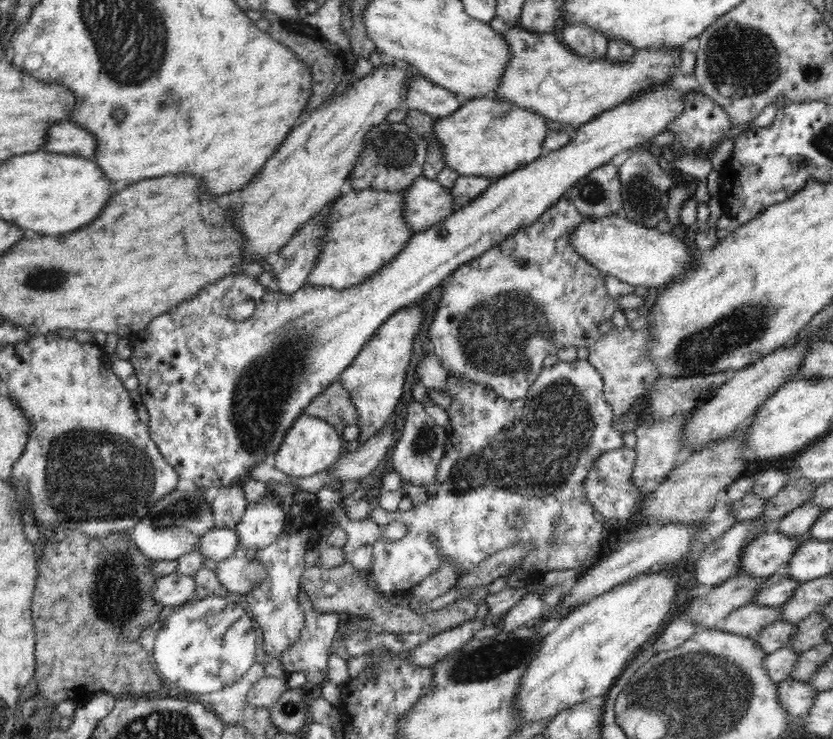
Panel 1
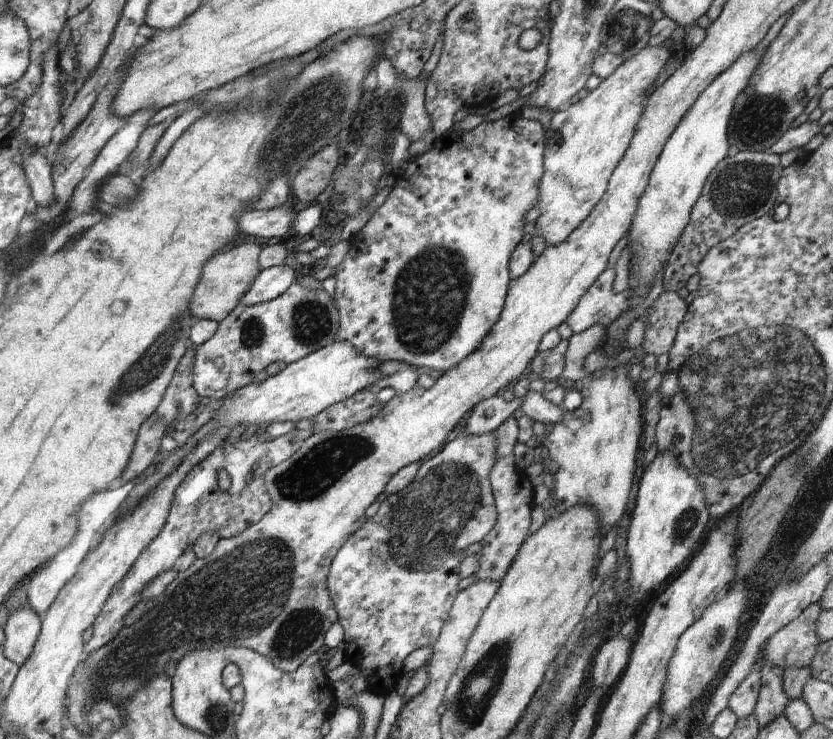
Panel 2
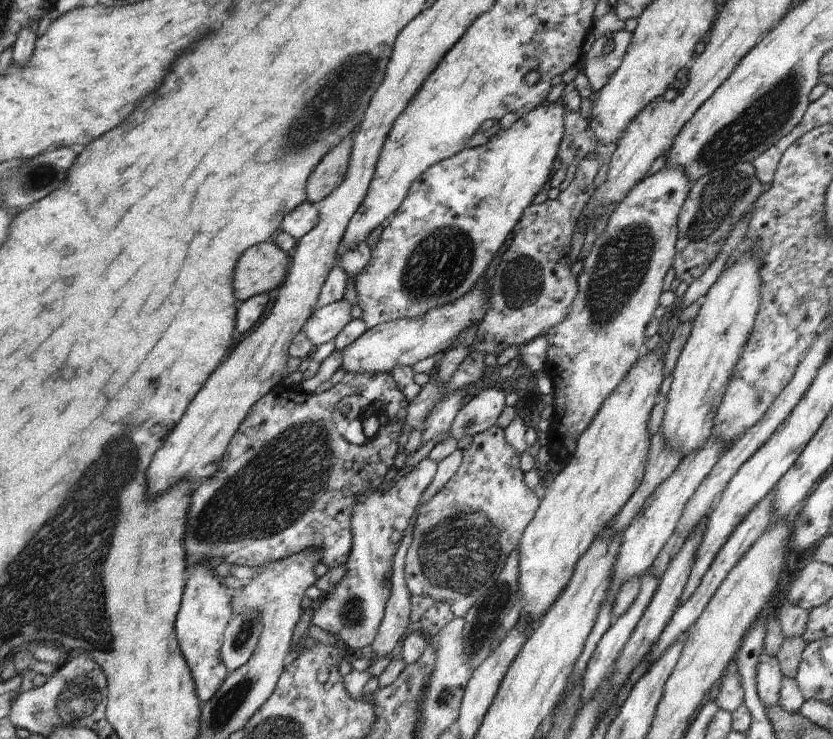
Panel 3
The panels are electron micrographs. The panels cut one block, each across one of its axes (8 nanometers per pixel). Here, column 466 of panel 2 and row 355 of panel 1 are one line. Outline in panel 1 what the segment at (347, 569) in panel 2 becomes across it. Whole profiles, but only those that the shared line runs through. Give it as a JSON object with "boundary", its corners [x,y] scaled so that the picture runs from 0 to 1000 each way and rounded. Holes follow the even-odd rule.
{"boundary":[[[682,263],[675,265],[667,276],[659,284],[655,284],[651,294],[637,303],[622,311],[617,319],[611,319],[607,325],[603,325],[600,330],[593,332],[576,346],[569,349],[559,357],[550,361],[540,373],[537,373],[531,380],[531,398],[522,411],[521,432],[514,444],[515,457],[521,468],[521,480],[531,491],[535,503],[546,506],[557,513],[574,517],[576,520],[588,524],[598,537],[603,537],[607,543],[616,543],[628,540],[635,529],[636,521],[641,520],[643,510],[653,498],[653,484],[658,480],[667,480],[673,471],[690,470],[694,471],[711,471],[714,460],[725,456],[718,451],[718,438],[720,436],[735,430],[737,421],[742,418],[738,405],[727,394],[725,387],[725,371],[719,363],[711,360],[703,355],[683,330],[683,319],[688,311],[699,300],[703,298],[703,292],[696,290],[689,280]]]}

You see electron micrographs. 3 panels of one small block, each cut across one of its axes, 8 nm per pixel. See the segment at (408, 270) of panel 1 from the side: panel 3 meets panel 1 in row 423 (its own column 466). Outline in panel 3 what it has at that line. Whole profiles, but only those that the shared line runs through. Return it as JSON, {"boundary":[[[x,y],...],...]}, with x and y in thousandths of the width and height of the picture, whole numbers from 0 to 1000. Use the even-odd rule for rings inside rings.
{"boundary":[[[670,134],[665,138],[651,138],[646,146],[636,149],[636,152],[627,156],[610,176],[600,175],[595,184],[591,184],[588,189],[583,191],[575,199],[565,199],[553,203],[537,214],[535,217],[526,219],[526,222],[511,227],[490,256],[490,263],[485,268],[485,273],[480,281],[466,298],[466,306],[460,309],[456,317],[456,325],[449,336],[445,336],[445,350],[442,360],[425,375],[426,391],[430,398],[430,417],[435,419],[436,429],[442,445],[454,441],[456,438],[480,433],[483,430],[504,430],[511,422],[516,422],[519,417],[526,417],[550,403],[555,403],[559,395],[564,395],[569,390],[569,384],[581,376],[582,365],[591,355],[597,353],[594,345],[607,326],[607,319],[615,314],[615,309],[622,303],[622,298],[627,295],[629,283],[639,276],[639,271],[651,253],[657,253],[660,245],[660,235],[664,235],[665,219],[670,214],[670,202],[677,184],[677,157],[682,145]]]}

